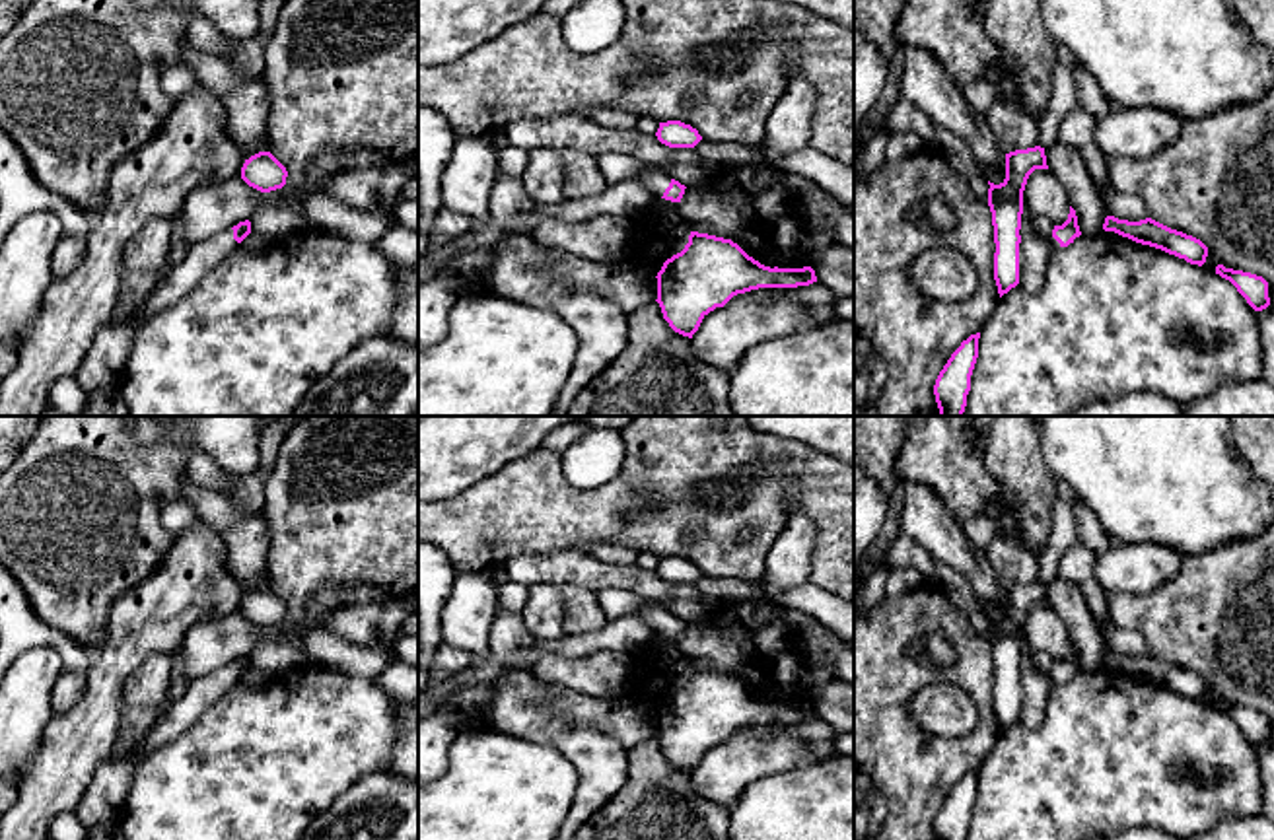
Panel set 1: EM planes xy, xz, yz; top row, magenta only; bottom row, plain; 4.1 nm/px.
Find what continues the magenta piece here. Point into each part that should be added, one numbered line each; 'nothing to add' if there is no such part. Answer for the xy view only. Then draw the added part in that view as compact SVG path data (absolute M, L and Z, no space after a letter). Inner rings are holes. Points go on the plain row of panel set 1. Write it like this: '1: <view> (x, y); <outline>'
1: xy (104, 798); M233 665L191 681L187 692L161 716L148 735L126 754L107 758L93 772L74 815L89 830L103 822L117 821L132 782L136 762L150 751L177 737L193 725L226 690L239 684Z

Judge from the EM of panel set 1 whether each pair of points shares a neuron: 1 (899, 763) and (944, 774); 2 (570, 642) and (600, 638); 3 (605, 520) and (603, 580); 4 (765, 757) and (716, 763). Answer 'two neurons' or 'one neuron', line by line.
1: one neuron
2: one neuron
3: two neurons
4: one neuron

